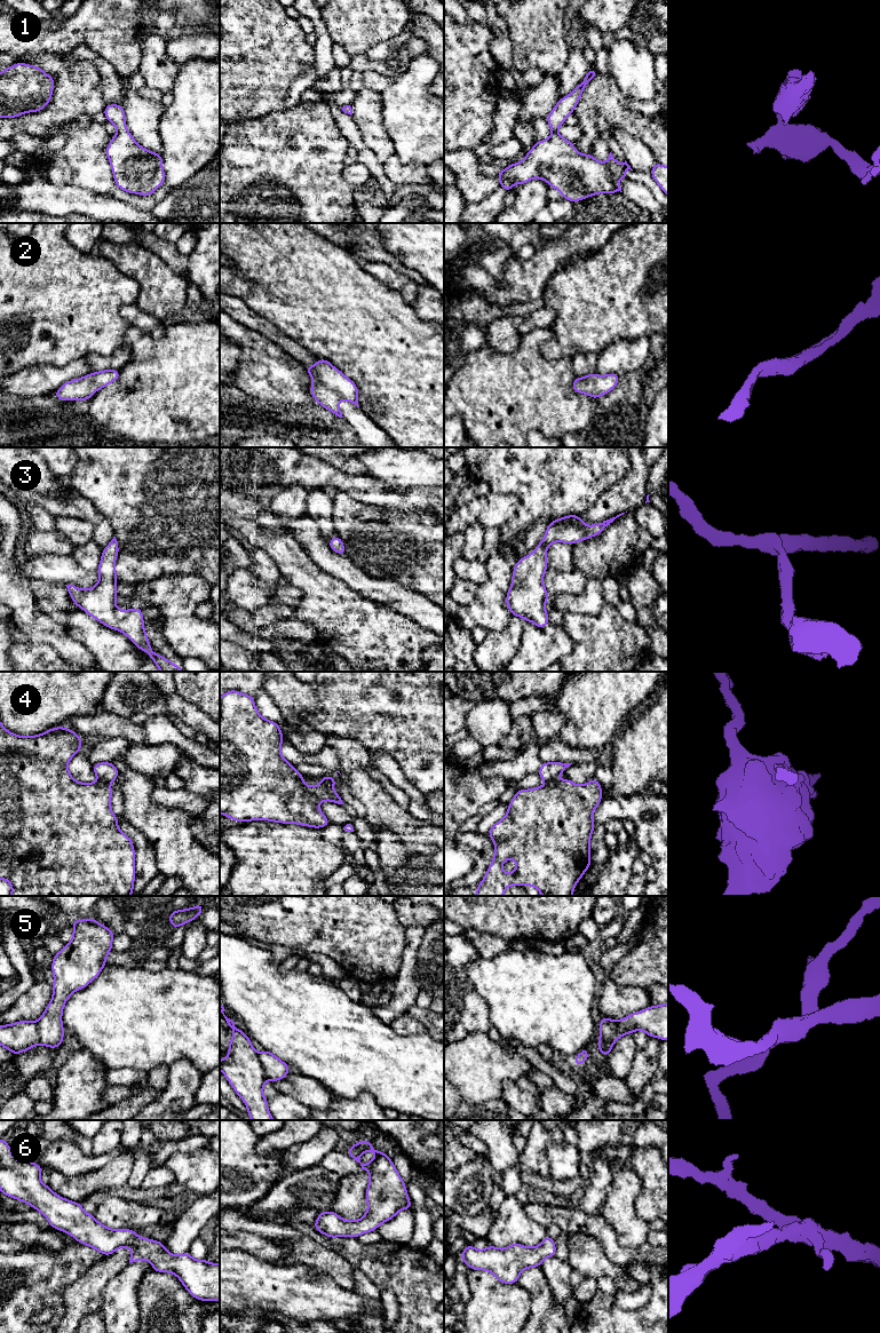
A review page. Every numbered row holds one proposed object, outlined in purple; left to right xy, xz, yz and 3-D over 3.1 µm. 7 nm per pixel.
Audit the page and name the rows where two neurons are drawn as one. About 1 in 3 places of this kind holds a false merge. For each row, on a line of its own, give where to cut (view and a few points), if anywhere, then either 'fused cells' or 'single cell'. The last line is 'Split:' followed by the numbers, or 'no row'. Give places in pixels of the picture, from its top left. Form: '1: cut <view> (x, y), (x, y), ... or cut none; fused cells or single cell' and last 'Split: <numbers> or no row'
1: cut none; single cell
2: cut none; single cell
3: cut none; single cell
4: cut xz (320, 778), (331, 784); fused cells
5: cut yz (618, 1021), (613, 1036), (597, 1047); fused cells
6: cut none; single cell
Split: 4, 5

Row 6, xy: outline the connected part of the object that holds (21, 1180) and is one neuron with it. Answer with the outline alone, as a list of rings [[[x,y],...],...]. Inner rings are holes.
[[[0,1138],[0,1195],[31,1205],[54,1229],[71,1235],[78,1243],[97,1249],[104,1256],[111,1255],[121,1247],[130,1248],[133,1252],[129,1263],[146,1260],[152,1264],[153,1271],[175,1275],[192,1298],[203,1302],[220,1301],[220,1263],[209,1263],[206,1259],[195,1260],[189,1252],[173,1255],[165,1248],[162,1241],[138,1237],[136,1230],[110,1229],[103,1225],[93,1214],[82,1209],[81,1203],[68,1200],[43,1184],[40,1179],[41,1172],[42,1167],[31,1160],[18,1161],[13,1156],[8,1142]]]

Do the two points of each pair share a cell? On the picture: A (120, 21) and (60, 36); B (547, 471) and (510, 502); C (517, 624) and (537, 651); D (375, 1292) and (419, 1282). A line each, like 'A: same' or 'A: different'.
A: same
B: different
C: different
D: different

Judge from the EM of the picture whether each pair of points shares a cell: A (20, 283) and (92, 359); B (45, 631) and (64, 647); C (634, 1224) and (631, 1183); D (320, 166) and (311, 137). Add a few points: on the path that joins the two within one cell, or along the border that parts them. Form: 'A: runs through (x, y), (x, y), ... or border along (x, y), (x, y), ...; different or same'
A: border along (84, 356), (96, 352), (109, 357); different
B: runs through (49, 632), (60, 642); same
C: runs through (627, 1214), (627, 1193); same
D: runs through (314, 159), (309, 155), (309, 144); same

